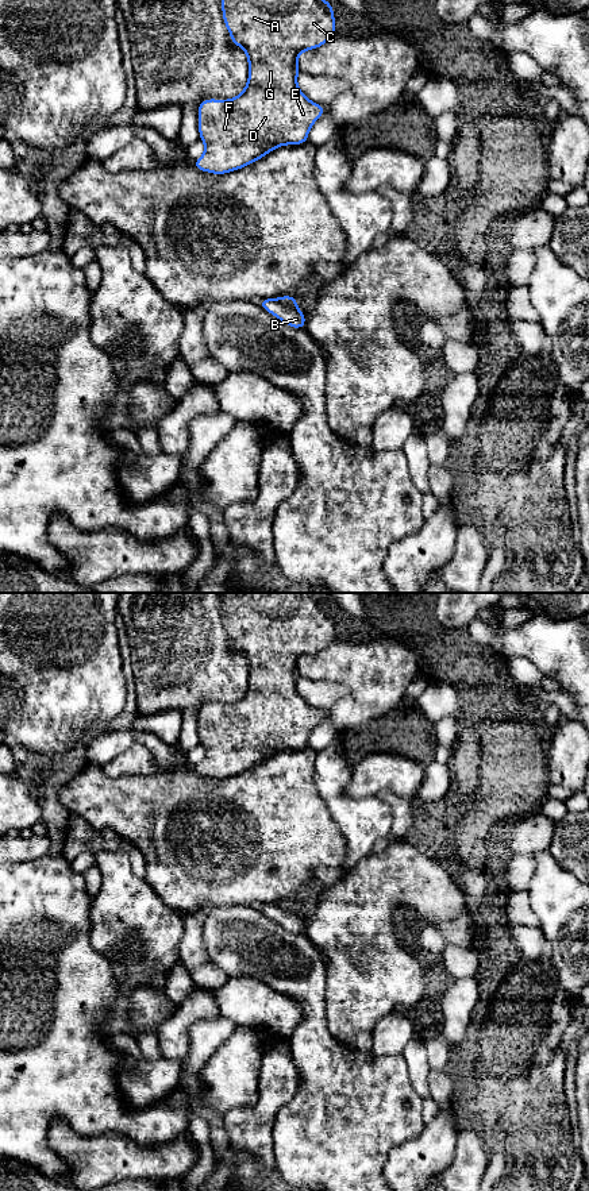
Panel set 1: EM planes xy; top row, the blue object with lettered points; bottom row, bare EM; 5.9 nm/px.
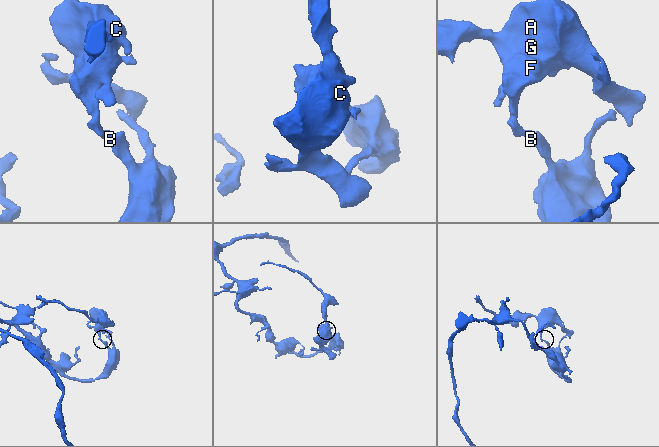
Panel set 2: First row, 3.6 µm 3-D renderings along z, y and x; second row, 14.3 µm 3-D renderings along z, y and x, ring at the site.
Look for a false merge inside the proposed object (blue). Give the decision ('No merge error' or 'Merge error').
Merge error

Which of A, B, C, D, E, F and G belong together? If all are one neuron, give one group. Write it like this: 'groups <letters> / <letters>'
groups A C D E F G / B

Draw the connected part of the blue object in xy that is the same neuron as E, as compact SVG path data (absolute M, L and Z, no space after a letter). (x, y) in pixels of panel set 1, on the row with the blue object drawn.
M222 0L223 20L232 45L245 50L249 59L249 81L243 92L230 100L208 99L199 103L199 132L205 153L192 165L201 171L226 174L259 161L285 144L303 144L313 123L326 108L308 100L296 80L300 73L297 58L305 50L323 46L335 35L332 5L327 0Z

